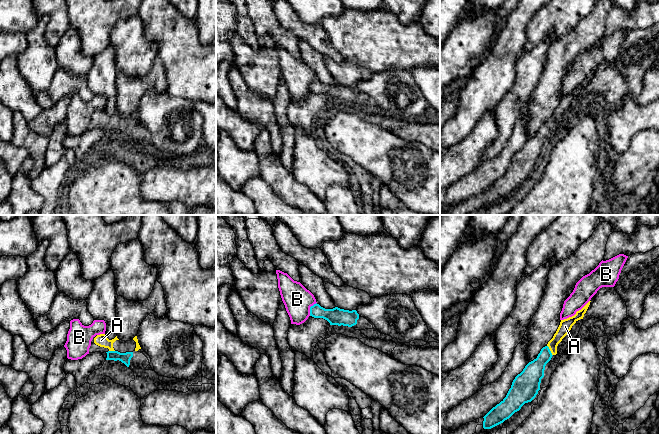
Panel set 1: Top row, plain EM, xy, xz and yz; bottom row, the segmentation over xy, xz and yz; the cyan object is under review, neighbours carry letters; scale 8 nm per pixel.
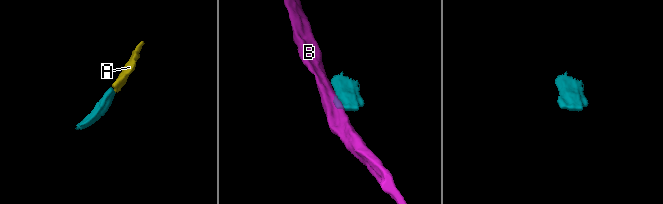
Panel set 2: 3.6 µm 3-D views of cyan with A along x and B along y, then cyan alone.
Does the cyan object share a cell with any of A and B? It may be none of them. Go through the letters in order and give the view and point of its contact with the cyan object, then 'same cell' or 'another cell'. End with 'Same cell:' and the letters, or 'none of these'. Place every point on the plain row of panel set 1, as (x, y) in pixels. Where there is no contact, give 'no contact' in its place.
A: meets cyan in yz at (549, 126); same cell
B: meets cyan in xz at (310, 84); another cell
Same cell: A

